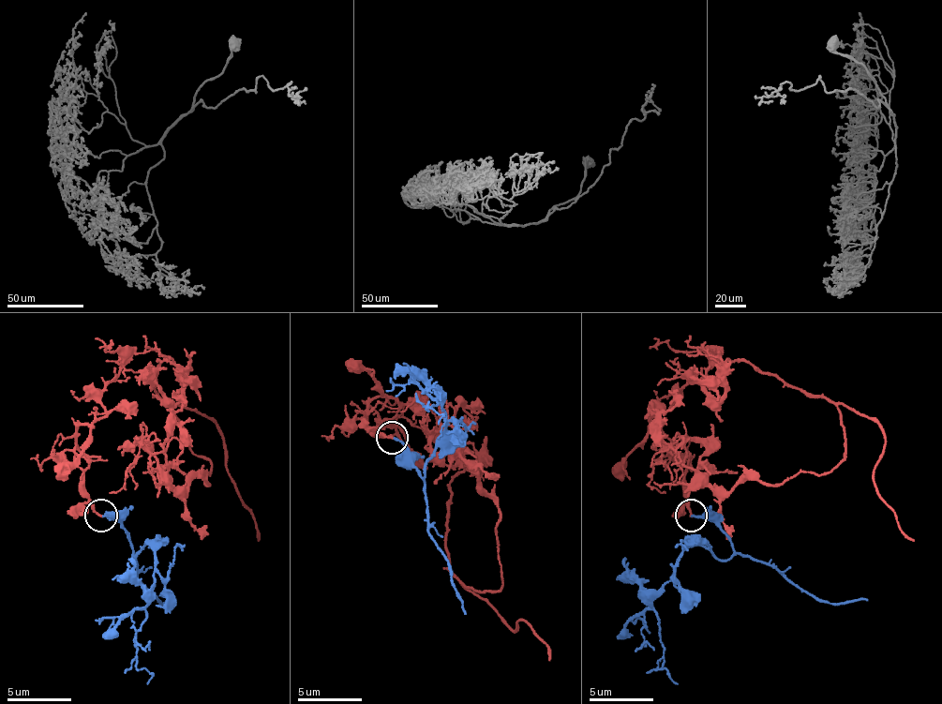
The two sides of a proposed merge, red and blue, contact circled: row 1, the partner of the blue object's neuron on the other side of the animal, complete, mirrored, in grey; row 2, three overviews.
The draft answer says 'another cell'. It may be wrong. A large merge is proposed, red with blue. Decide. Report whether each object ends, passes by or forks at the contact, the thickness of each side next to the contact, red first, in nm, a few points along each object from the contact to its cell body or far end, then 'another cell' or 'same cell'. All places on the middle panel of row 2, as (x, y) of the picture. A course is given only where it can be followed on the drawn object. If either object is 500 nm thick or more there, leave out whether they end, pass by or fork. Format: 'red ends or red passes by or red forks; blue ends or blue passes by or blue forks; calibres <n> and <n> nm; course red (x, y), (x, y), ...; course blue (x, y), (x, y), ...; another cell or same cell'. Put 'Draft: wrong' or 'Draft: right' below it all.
red ends; blue ends; calibres 190 and 170 nm; course red (393, 437), (377, 397), (418, 462), (463, 469), (450, 572), (499, 591), (499, 504), (418, 397), (399, 411); course blue (393, 437), (422, 478), (441, 437), (444, 411), (438, 397), (438, 404), (425, 408), (441, 414), (438, 424); same cell
Draft: wrong

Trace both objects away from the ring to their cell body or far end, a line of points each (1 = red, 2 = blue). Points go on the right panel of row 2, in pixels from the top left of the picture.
1: (690, 515), (690, 456), (651, 425), (706, 351), (841, 414), (828, 472), (722, 492), (680, 441), (665, 492)
2: (690, 515), (706, 515), (732, 544), (728, 560), (690, 546), (651, 605), (661, 668), (677, 684)

